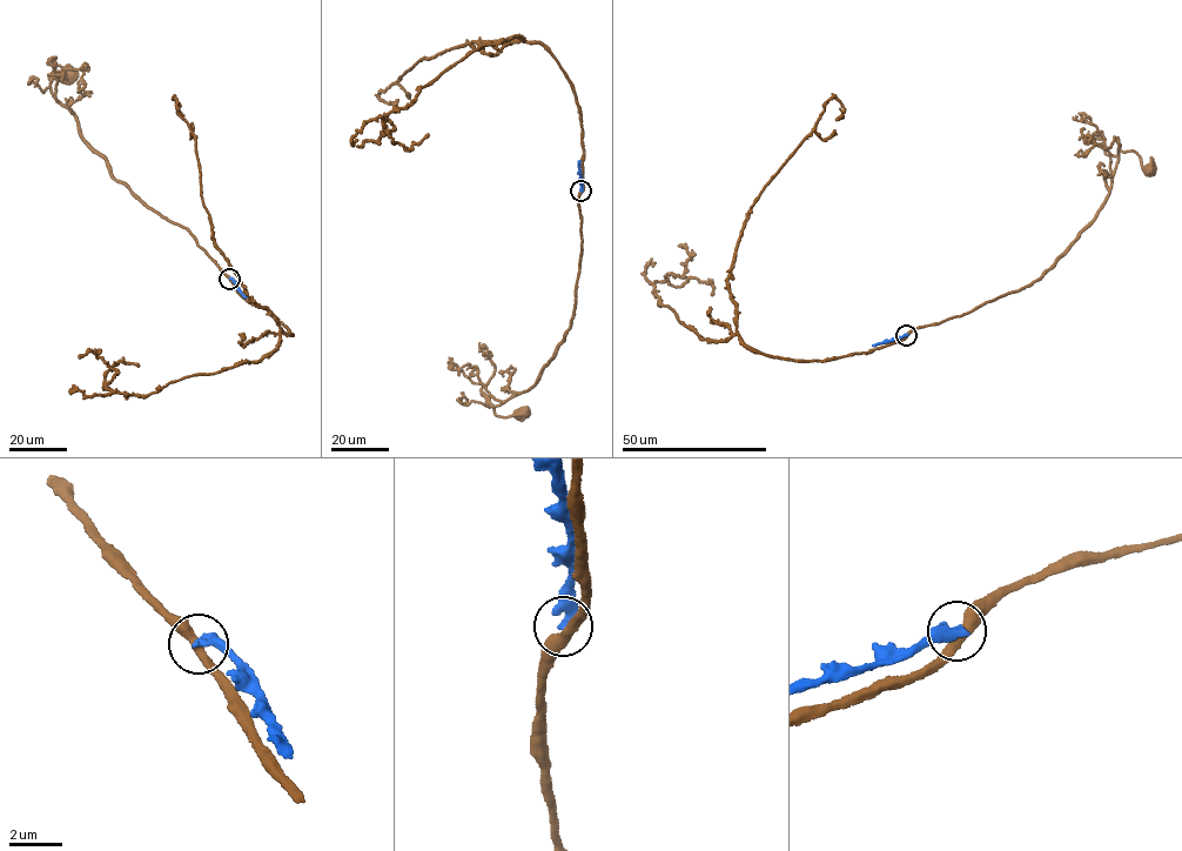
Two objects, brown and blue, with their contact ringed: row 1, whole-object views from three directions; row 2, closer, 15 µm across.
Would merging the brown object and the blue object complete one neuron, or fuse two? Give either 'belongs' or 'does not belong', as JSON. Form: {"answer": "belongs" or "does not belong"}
{"answer": "does not belong"}

